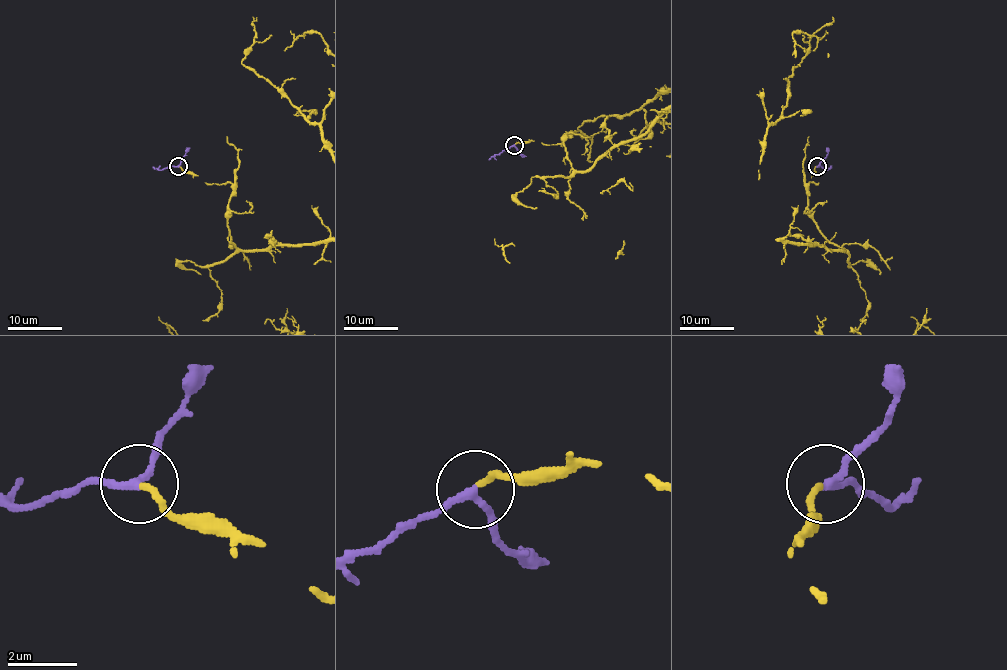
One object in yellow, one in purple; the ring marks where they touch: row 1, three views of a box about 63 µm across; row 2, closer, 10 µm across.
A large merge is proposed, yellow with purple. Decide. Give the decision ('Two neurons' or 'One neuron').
One neuron

